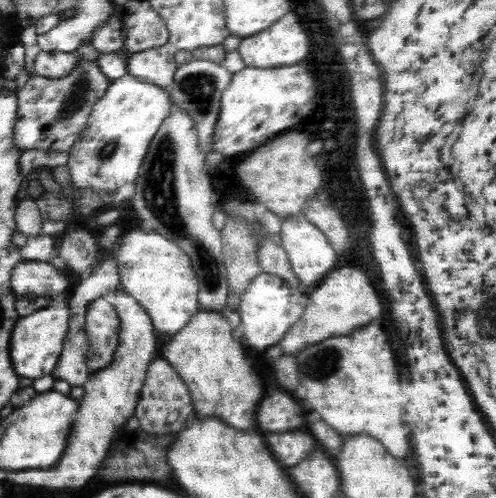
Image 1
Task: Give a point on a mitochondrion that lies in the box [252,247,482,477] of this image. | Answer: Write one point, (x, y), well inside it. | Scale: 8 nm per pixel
(321, 364)

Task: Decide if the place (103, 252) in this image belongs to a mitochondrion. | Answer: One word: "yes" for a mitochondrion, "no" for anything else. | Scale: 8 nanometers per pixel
no

